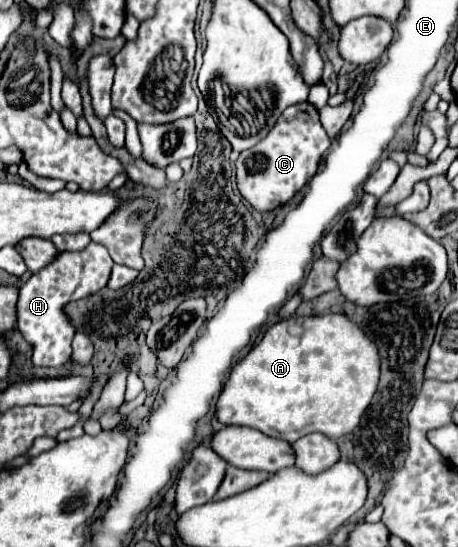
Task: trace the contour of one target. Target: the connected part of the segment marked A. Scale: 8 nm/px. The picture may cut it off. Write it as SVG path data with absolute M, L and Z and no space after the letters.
M304 315L290 317L272 325L262 341L234 365L228 383L224 385L216 417L224 425L248 425L262 431L268 437L298 441L308 433L324 433L330 439L338 439L352 433L360 423L360 417L372 403L376 395L376 385L380 381L380 353L376 343L366 337L366 333L346 315Z

